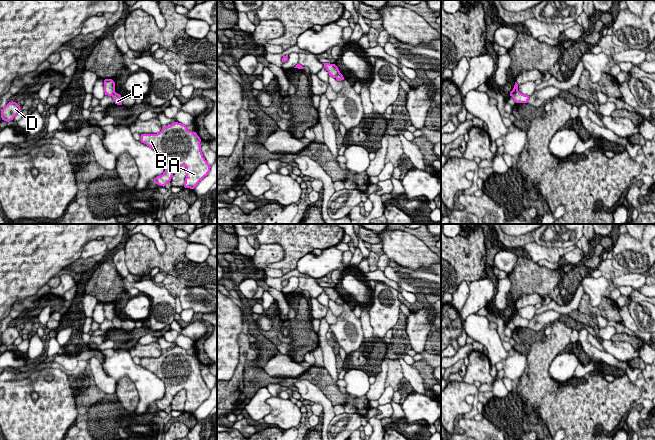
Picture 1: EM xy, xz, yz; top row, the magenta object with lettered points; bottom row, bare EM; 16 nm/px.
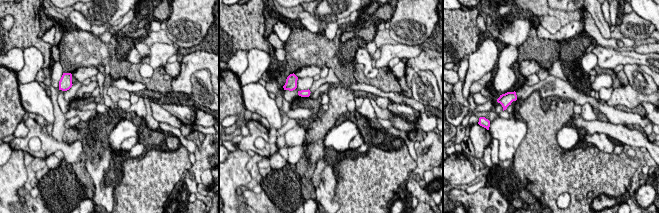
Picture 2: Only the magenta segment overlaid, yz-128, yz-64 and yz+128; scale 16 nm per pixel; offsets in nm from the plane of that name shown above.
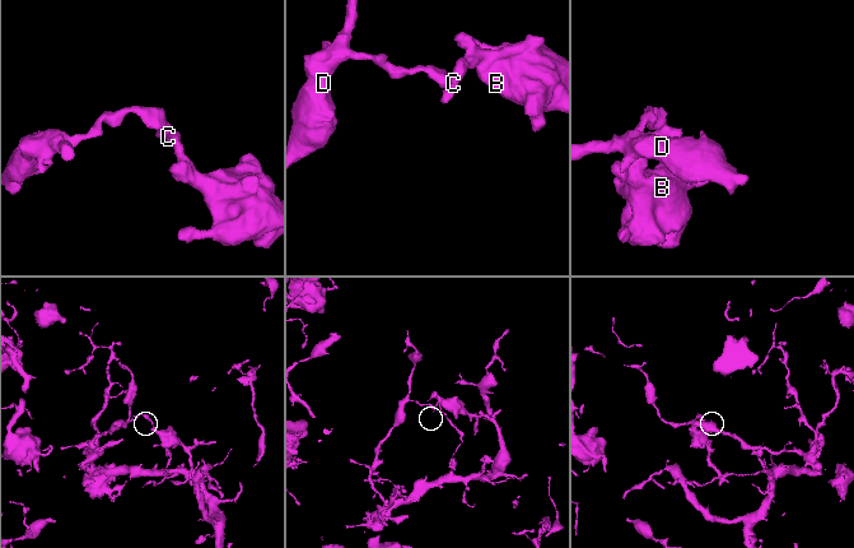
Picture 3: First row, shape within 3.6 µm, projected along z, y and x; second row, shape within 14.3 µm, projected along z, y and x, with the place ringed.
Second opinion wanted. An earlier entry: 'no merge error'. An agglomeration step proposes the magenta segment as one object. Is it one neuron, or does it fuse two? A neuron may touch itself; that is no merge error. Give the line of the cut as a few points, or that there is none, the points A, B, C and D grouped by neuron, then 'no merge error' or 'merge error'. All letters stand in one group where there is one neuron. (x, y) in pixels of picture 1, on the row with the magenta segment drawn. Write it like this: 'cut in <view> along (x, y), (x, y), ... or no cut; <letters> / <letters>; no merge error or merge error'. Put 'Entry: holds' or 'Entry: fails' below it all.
cut in xy along (115, 92), (111, 95); A B C / D; merge error
Entry: fails

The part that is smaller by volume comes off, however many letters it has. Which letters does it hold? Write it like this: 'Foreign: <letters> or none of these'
Foreign: A, B, C

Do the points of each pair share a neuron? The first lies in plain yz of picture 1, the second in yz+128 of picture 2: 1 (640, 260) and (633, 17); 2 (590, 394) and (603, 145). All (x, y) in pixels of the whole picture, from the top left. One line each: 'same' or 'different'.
1: same
2: different

